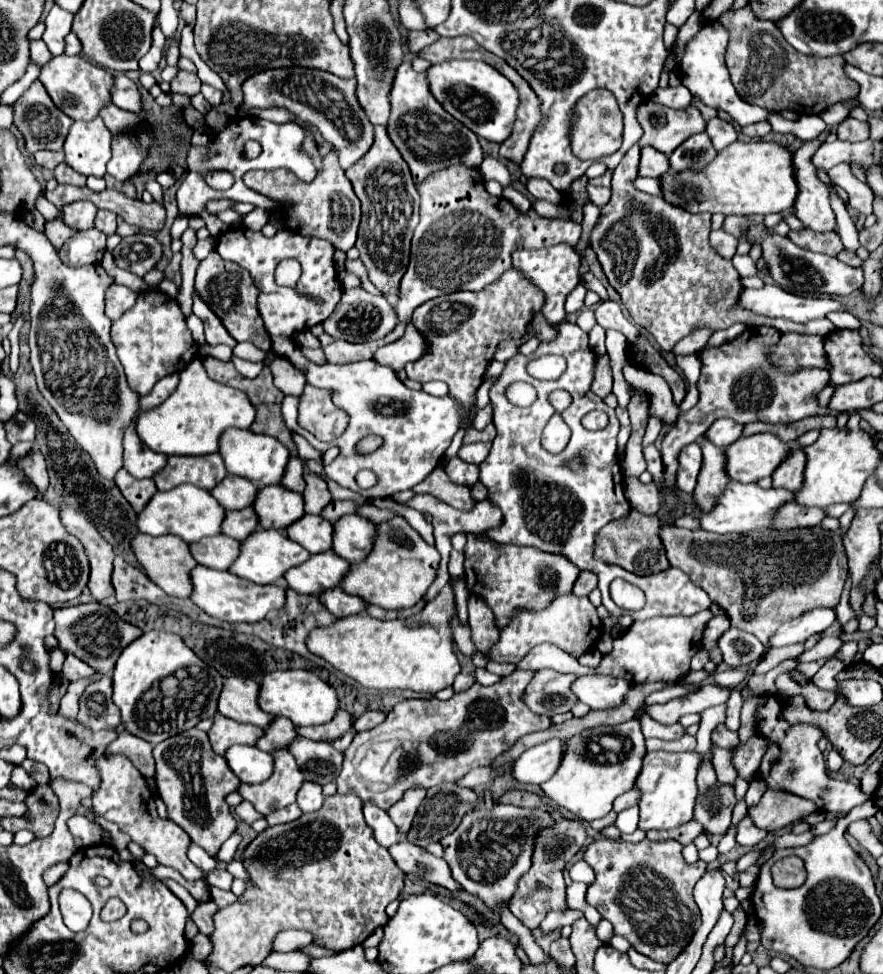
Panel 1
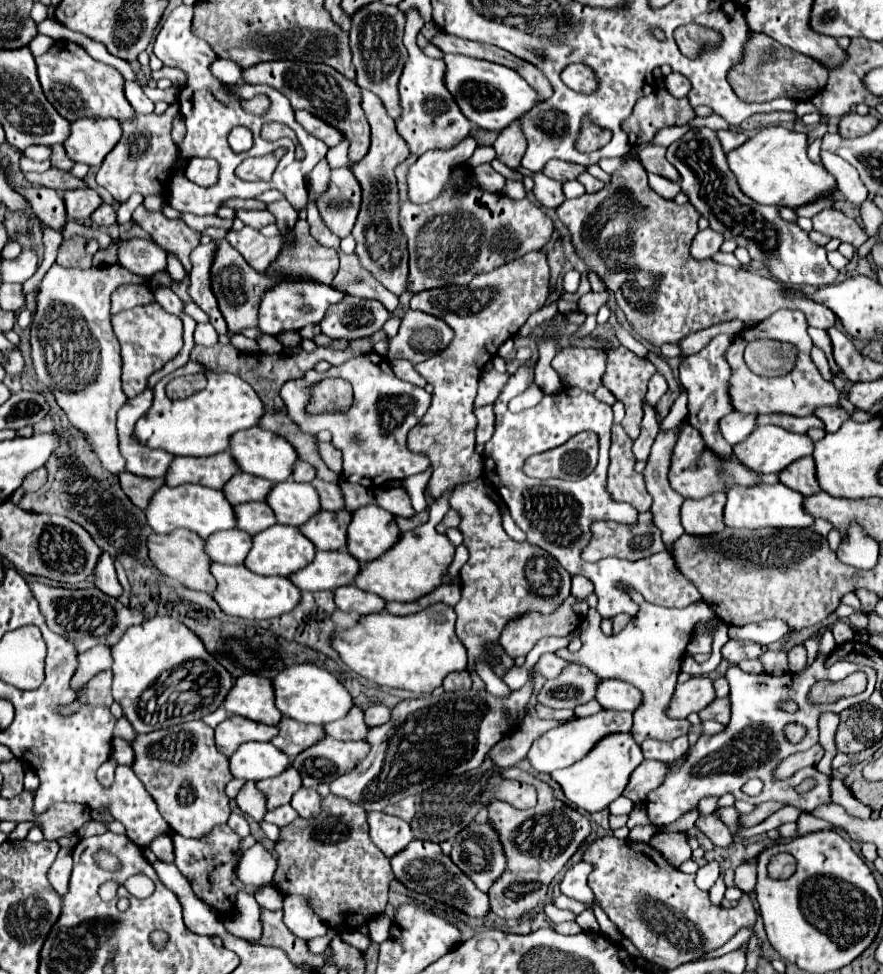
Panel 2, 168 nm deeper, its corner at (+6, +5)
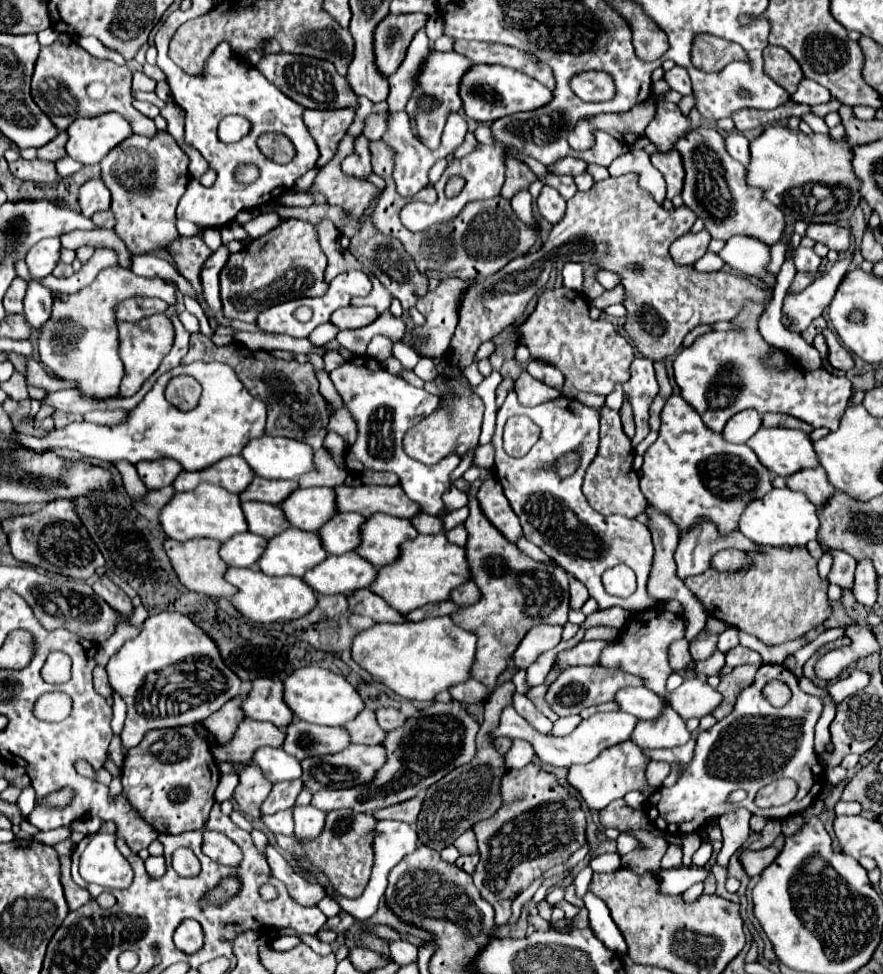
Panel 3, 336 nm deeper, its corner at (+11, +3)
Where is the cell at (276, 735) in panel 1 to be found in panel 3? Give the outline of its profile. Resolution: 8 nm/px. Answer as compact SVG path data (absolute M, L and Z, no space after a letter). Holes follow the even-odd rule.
M295 720L287 726L287 738L283 750L295 756L297 760L303 760L311 756L337 754L345 750L345 746L349 744L351 738L345 728L329 728Z

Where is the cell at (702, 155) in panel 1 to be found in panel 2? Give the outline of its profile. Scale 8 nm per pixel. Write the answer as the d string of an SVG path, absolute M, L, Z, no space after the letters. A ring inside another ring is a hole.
M696 128L686 132L680 140L668 146L666 158L680 172L682 192L688 194L690 204L708 218L710 228L720 232L726 240L734 240L750 252L752 260L758 260L766 270L780 280L784 286L808 284L824 288L836 282L838 270L828 264L826 248L814 244L806 232L798 228L796 222L786 222L778 216L778 206L762 206L744 196L730 172L720 140L710 128Z

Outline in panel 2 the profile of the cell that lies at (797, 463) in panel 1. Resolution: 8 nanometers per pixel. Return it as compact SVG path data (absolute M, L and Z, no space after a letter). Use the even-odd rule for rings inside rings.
M804 456L802 460L794 460L794 464L790 464L790 468L784 468L778 474L778 478L784 486L802 492L802 496L810 496L820 490L814 478L814 460L810 456Z

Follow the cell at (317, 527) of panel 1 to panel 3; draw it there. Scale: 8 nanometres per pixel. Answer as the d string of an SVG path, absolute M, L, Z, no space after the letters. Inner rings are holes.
M353 512L335 514L321 530L319 536L329 554L345 554L355 550L361 544L361 524L365 518Z

